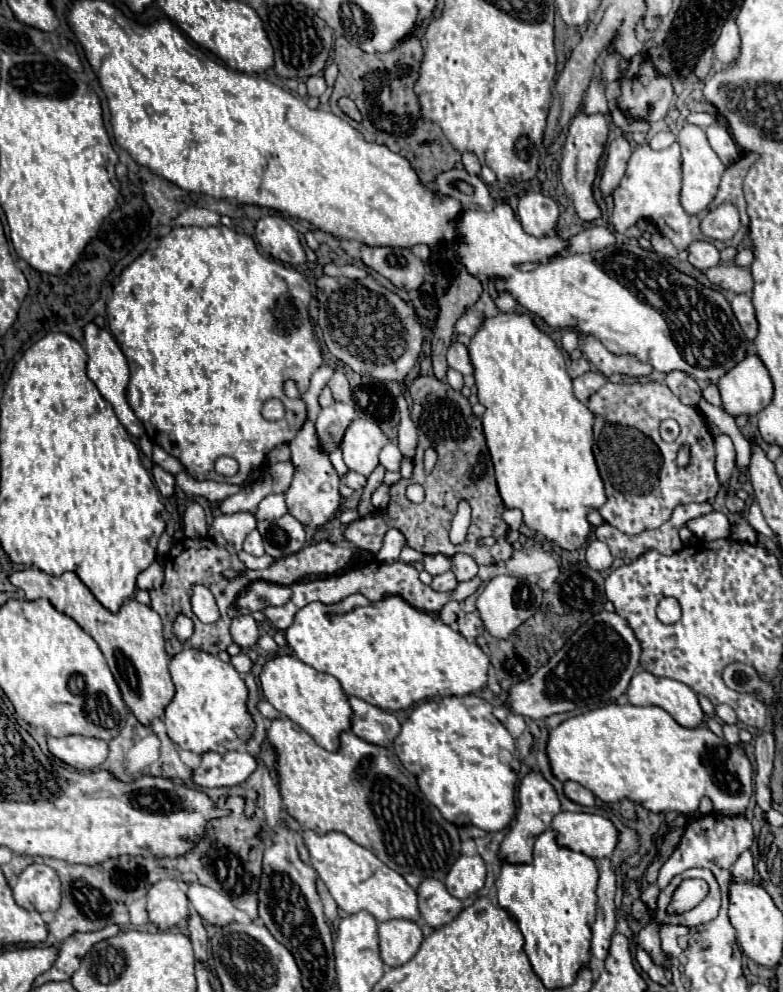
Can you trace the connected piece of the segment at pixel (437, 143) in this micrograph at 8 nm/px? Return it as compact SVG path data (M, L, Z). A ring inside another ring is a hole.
M415 35L405 37L401 45L391 49L389 53L375 55L369 55L359 47L349 45L343 37L337 37L333 61L339 65L339 77L335 81L335 91L331 95L331 111L345 119L349 125L353 125L365 139L383 143L391 151L407 157L415 167L419 179L429 185L437 179L437 175L441 175L441 171L453 169L461 161L461 153L453 149L453 145L447 141L437 123L427 121L421 115L421 105L413 91L421 69L421 59L423 45ZM343 95L351 97L359 107L363 115L359 123L337 109L337 99Z

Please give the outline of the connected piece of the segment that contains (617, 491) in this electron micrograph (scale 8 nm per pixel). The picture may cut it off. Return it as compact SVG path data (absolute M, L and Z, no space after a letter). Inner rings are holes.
M605 383L597 393L593 393L587 401L587 407L595 415L595 443L599 447L599 459L597 467L601 473L601 479L605 483L607 501L599 509L603 519L617 527L619 531L627 535L637 535L645 529L657 529L661 523L665 523L673 509L677 505L685 503L705 503L711 501L717 491L721 489L721 483L715 473L715 449L713 449L713 435L709 433L709 427L703 419L703 415L695 407L683 405L667 385L661 383ZM663 419L675 419L681 427L679 437L673 443L665 443L659 437L659 423ZM689 443L693 447L693 463L687 467L679 467L675 457L677 449Z

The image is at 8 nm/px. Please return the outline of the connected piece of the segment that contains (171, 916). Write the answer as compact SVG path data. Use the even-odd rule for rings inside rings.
M163 879L147 891L147 913L159 931L167 931L189 917L189 899L177 881Z

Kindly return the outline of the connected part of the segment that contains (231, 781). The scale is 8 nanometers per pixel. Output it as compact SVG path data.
M229 751L225 755L205 753L193 781L201 787L231 787L243 783L257 769L257 759L247 751Z

